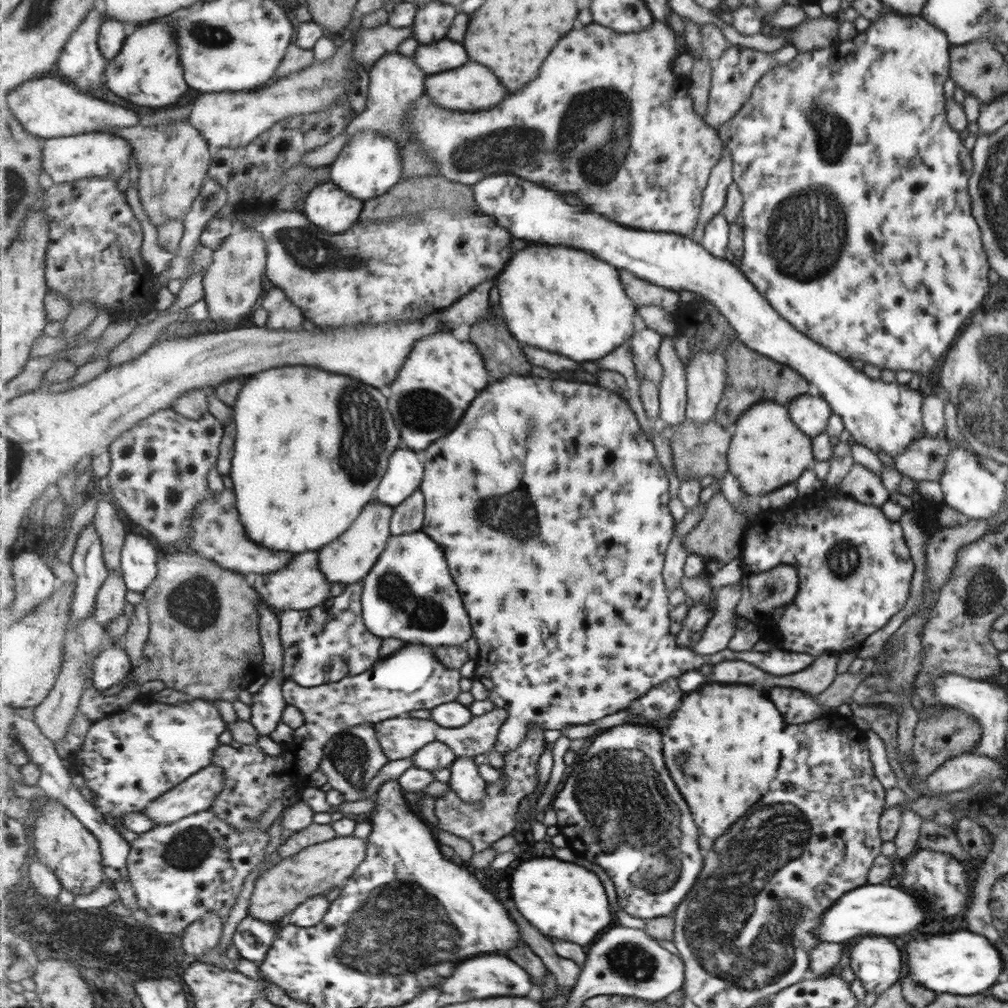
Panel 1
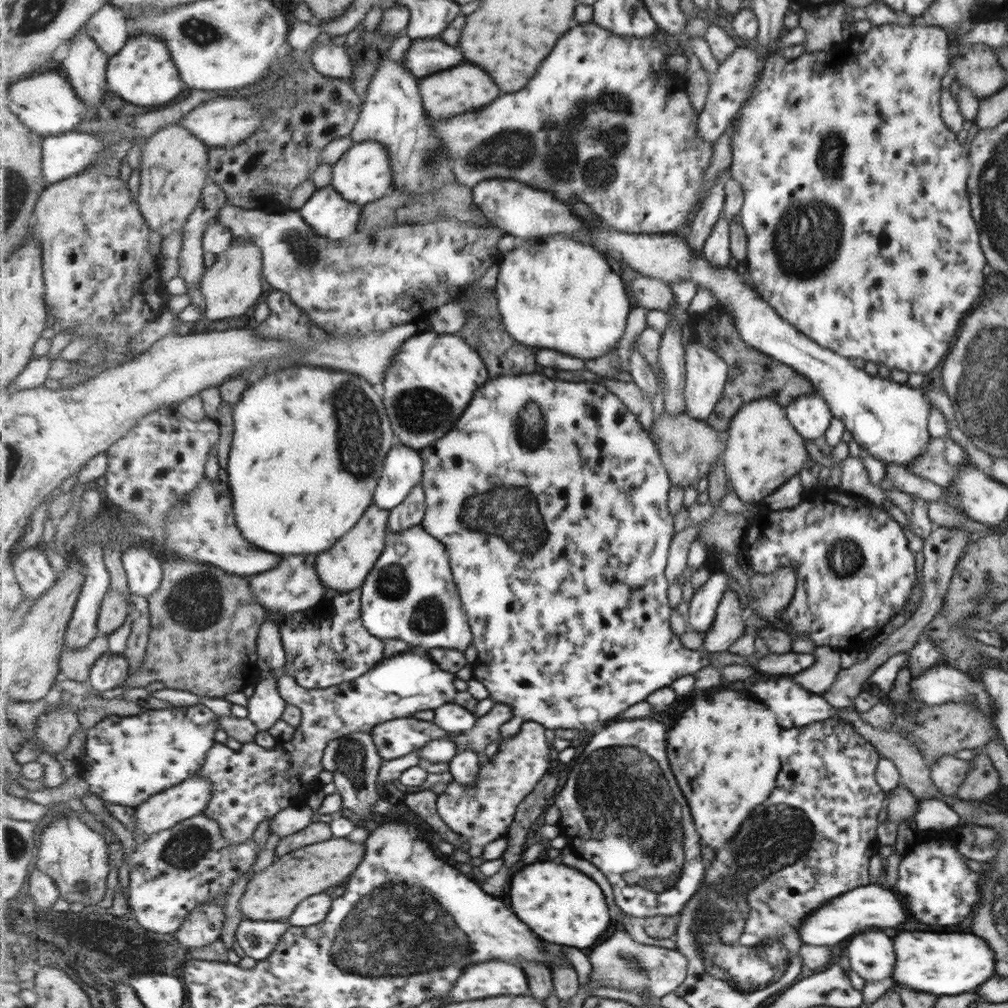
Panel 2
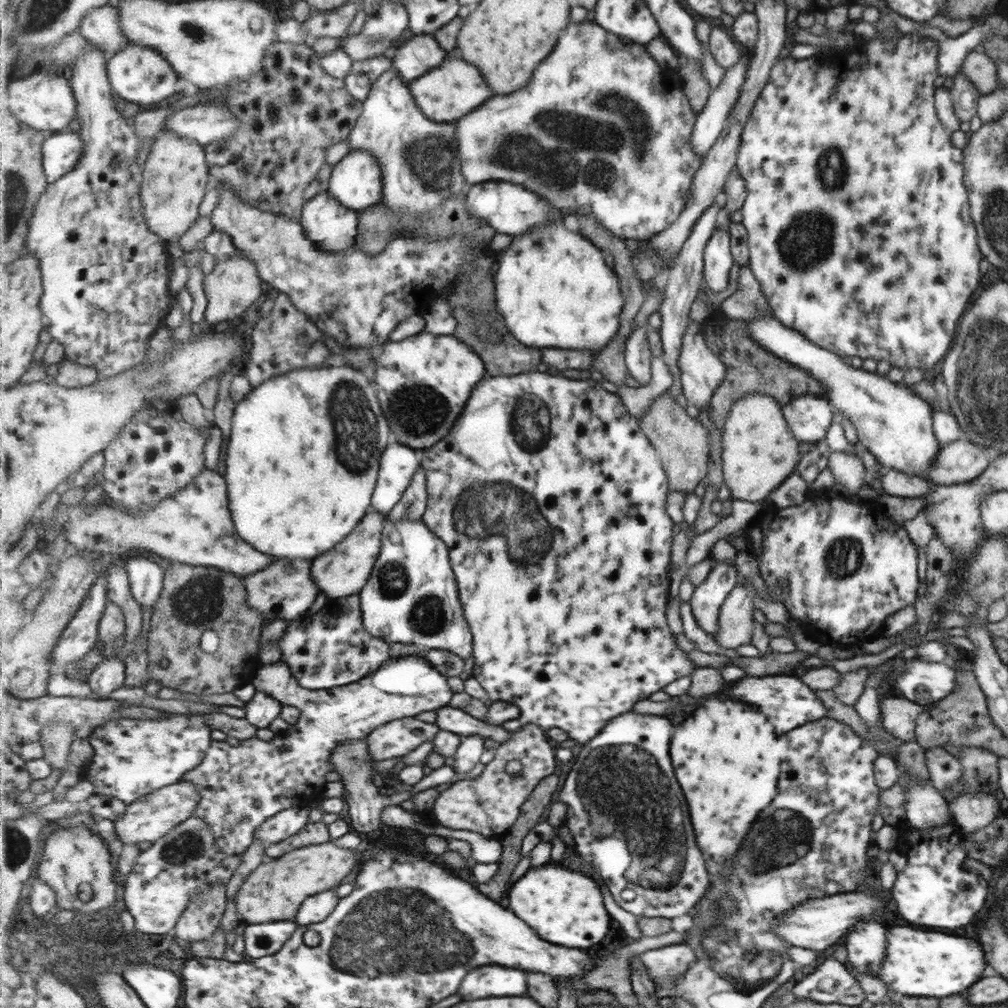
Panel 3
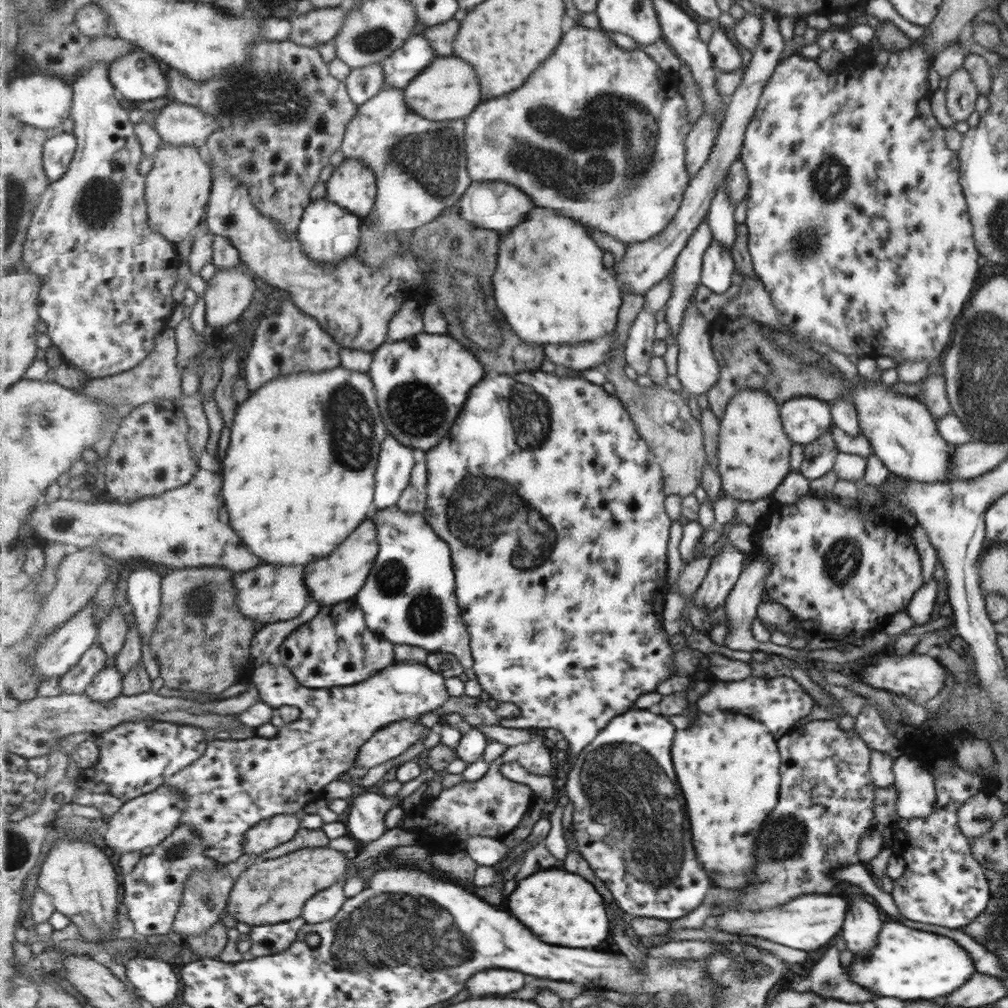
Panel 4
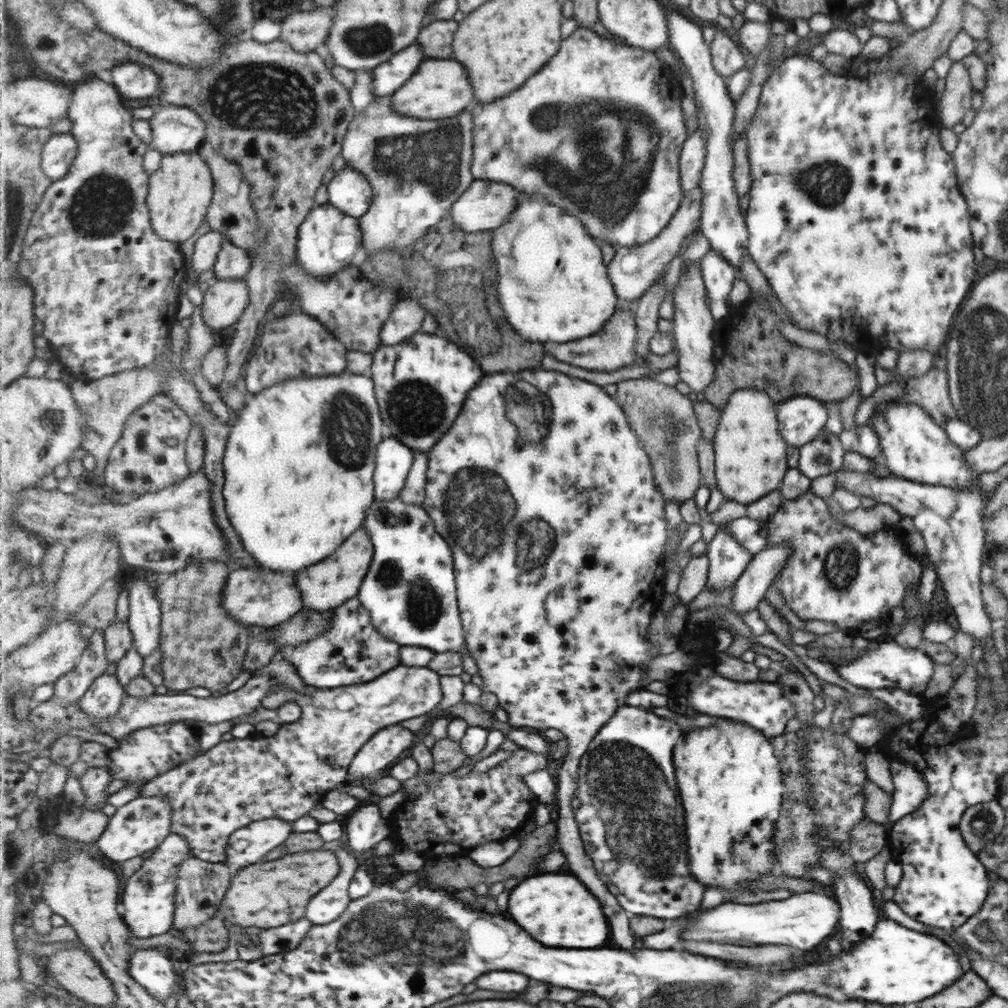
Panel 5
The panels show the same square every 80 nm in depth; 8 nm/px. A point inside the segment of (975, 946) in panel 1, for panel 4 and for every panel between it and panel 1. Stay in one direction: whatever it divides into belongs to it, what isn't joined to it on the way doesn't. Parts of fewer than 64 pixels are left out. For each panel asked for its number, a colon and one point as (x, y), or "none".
2: (943, 964)
3: (930, 964)
4: (911, 965)

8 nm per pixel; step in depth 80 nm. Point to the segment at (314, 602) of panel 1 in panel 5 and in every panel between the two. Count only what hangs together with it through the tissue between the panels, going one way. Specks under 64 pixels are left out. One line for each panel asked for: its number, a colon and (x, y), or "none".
2: (294, 586)
3: (282, 591)
4: (268, 594)
5: (263, 597)

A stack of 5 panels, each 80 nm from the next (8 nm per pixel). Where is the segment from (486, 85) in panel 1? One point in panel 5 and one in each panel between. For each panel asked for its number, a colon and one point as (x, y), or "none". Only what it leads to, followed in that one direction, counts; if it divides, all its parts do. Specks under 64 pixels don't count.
2: (466, 88)
3: (456, 88)
4: (448, 89)
5: (440, 89)

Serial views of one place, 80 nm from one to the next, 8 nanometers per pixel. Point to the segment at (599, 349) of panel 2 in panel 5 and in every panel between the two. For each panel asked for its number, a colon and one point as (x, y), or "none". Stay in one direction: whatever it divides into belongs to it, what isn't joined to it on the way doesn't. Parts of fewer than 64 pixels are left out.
3: (554, 288)
4: (551, 282)
5: (562, 291)

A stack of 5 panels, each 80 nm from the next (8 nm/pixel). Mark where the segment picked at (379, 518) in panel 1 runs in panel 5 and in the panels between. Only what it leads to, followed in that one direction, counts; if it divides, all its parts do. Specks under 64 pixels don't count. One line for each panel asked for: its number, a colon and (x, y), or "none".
2: (345, 567)
3: (344, 571)
4: (341, 576)
5: (327, 585)

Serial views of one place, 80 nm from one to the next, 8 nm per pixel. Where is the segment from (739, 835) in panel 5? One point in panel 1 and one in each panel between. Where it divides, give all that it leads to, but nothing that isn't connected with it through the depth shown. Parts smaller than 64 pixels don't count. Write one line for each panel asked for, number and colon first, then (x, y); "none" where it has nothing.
1: (720, 745)
2: (723, 747)
3: (725, 756)
4: (728, 765)

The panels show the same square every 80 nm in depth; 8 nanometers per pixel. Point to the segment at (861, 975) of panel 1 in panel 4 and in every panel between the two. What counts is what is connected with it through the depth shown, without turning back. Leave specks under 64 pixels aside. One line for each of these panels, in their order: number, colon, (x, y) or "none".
2: (870, 954)
3: (865, 944)
4: (862, 926)

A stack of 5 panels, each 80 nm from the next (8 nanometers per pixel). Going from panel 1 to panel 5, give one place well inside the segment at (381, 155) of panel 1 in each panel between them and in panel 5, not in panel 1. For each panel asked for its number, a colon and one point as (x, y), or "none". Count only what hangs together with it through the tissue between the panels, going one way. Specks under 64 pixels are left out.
2: (364, 174)
3: (357, 181)
4: (353, 185)
5: (351, 191)

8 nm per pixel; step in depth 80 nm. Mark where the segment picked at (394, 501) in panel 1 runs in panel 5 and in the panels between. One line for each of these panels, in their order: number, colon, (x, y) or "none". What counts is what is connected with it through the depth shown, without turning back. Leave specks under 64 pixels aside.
2: (404, 470)
3: (400, 464)
4: (394, 473)
5: (394, 461)

